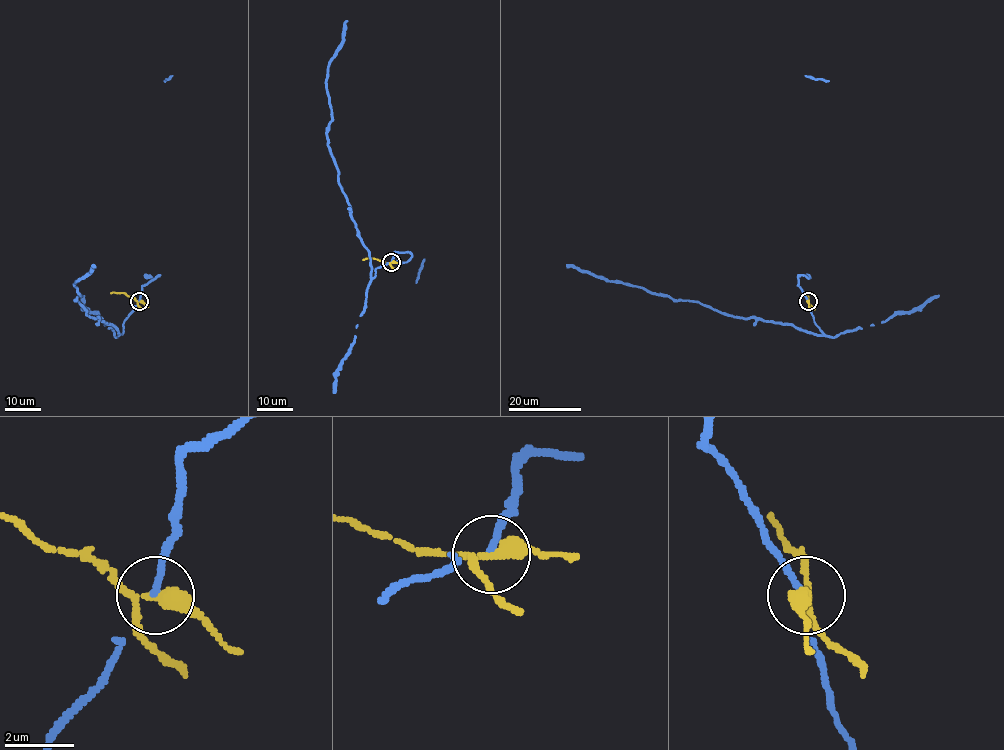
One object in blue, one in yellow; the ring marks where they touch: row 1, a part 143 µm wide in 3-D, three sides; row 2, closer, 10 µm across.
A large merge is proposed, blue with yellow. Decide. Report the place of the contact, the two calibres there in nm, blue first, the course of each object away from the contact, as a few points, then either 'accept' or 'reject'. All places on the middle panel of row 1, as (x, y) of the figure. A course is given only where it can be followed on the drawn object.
(391, 262) | 120/280 nm | blue via (391, 263), (371, 276), (369, 252), (327, 144), (328, 62), (346, 20) | yellow via (391, 263), (375, 258), (363, 260) | reject

